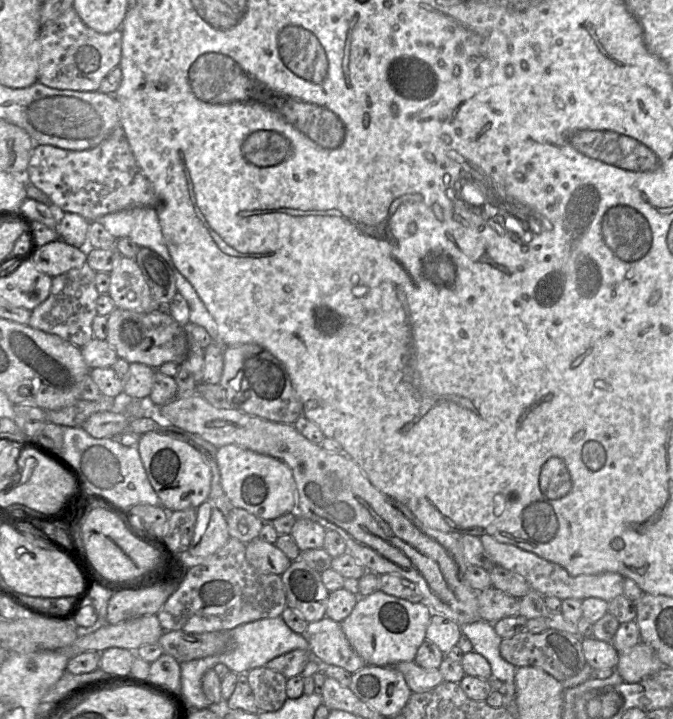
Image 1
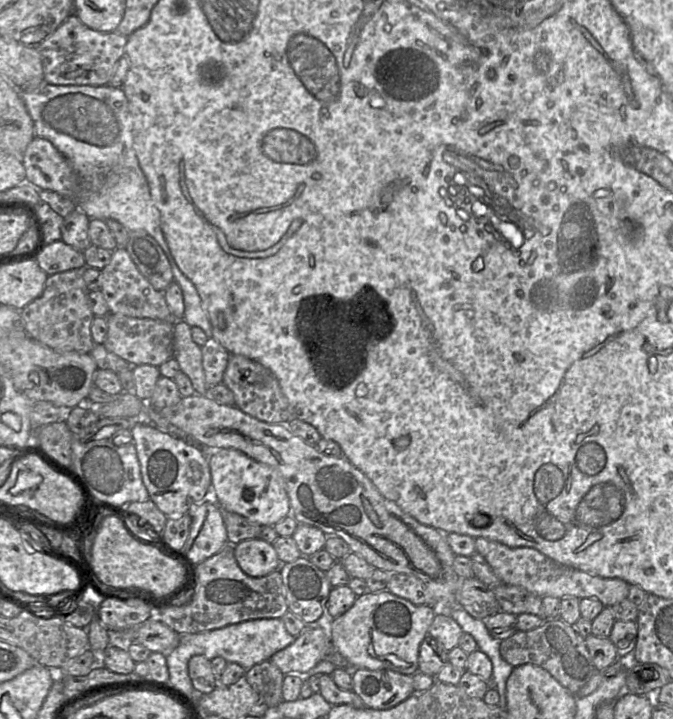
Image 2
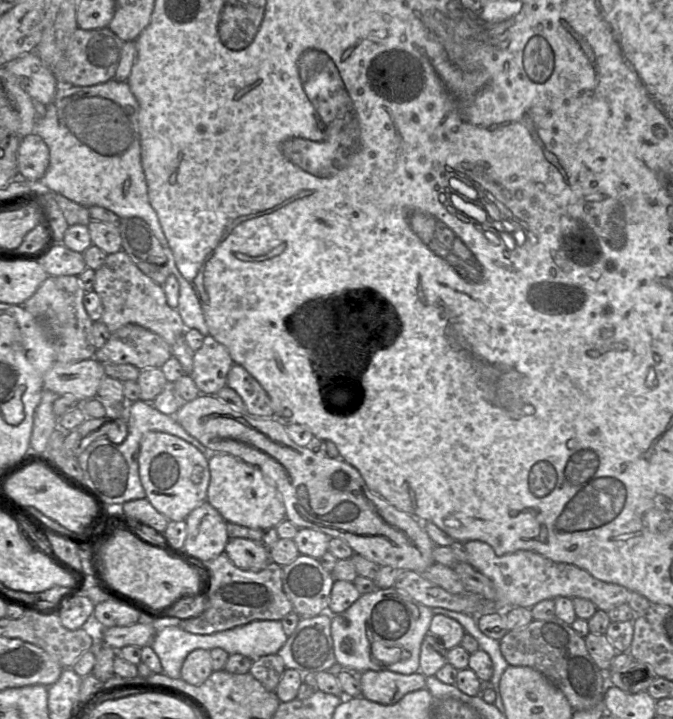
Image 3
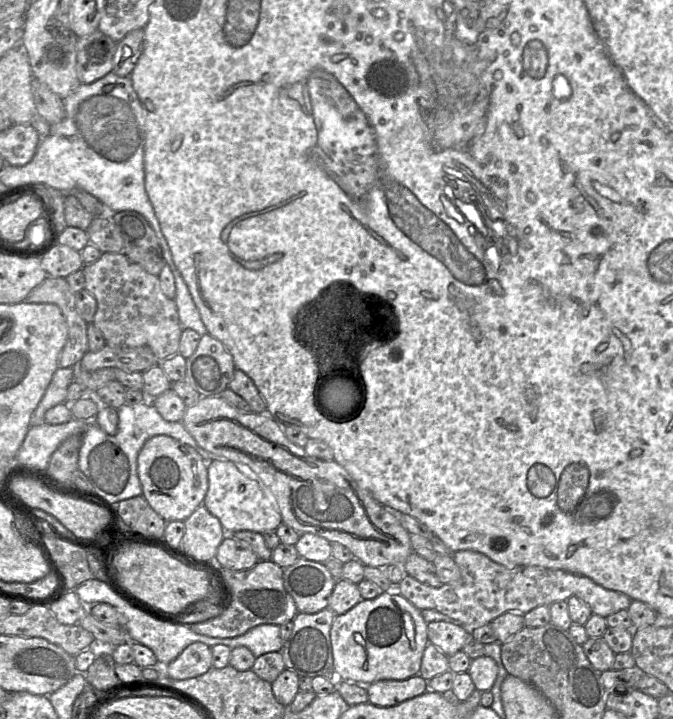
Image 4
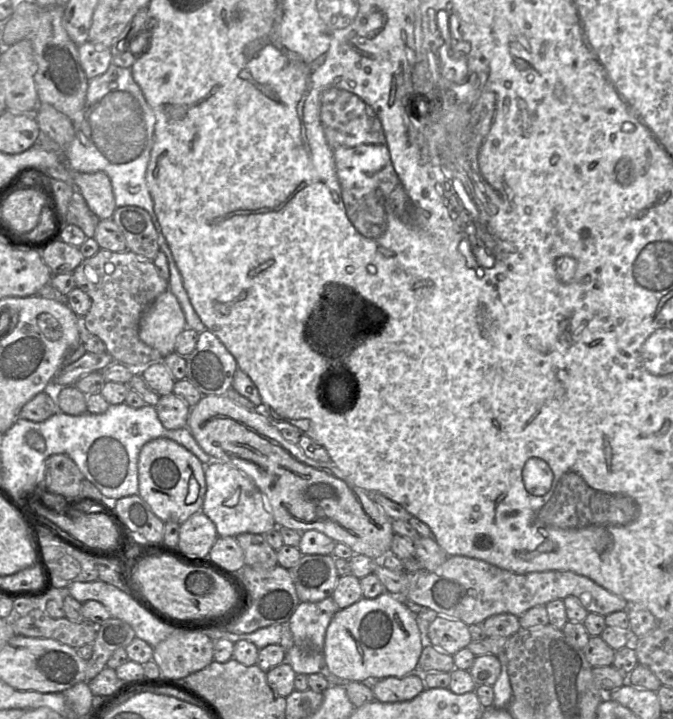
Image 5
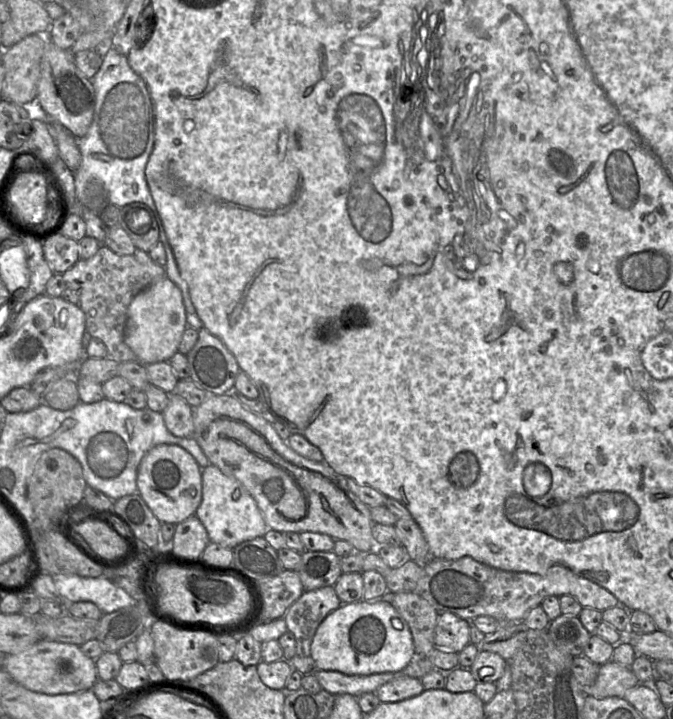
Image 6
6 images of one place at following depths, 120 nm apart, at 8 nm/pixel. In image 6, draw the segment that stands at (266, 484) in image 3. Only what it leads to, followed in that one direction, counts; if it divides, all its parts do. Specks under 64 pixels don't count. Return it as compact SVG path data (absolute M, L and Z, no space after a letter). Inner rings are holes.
M212 464L202 469L202 500L195 516L205 527L210 542L230 549L242 542L263 537L268 529L256 501L247 489Z

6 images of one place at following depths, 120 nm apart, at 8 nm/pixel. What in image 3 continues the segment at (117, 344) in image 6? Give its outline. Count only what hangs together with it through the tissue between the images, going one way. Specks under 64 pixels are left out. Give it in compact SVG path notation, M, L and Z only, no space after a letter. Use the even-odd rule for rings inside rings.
M122 249L108 254L104 263L95 270L93 291L99 295L103 305L100 321L110 333L127 324L136 324L158 334L172 346L186 331L178 310L168 305L163 286L146 276Z

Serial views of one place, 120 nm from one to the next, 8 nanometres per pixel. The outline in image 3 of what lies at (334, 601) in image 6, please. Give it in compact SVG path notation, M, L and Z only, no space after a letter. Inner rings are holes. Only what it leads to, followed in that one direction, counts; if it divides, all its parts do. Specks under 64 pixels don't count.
M331 614L300 618L294 632L278 651L286 668L300 673L327 671L336 663L331 637Z

